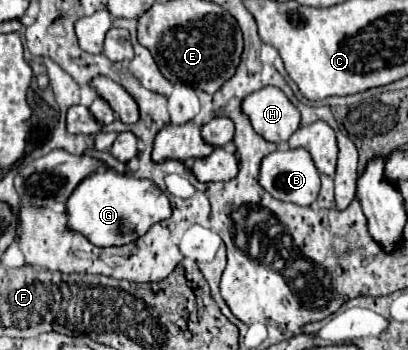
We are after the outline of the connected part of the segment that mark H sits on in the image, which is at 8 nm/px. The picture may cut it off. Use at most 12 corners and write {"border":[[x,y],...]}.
{"border":[[277,87],[241,103],[253,129],[285,143],[301,123],[299,111]]}

